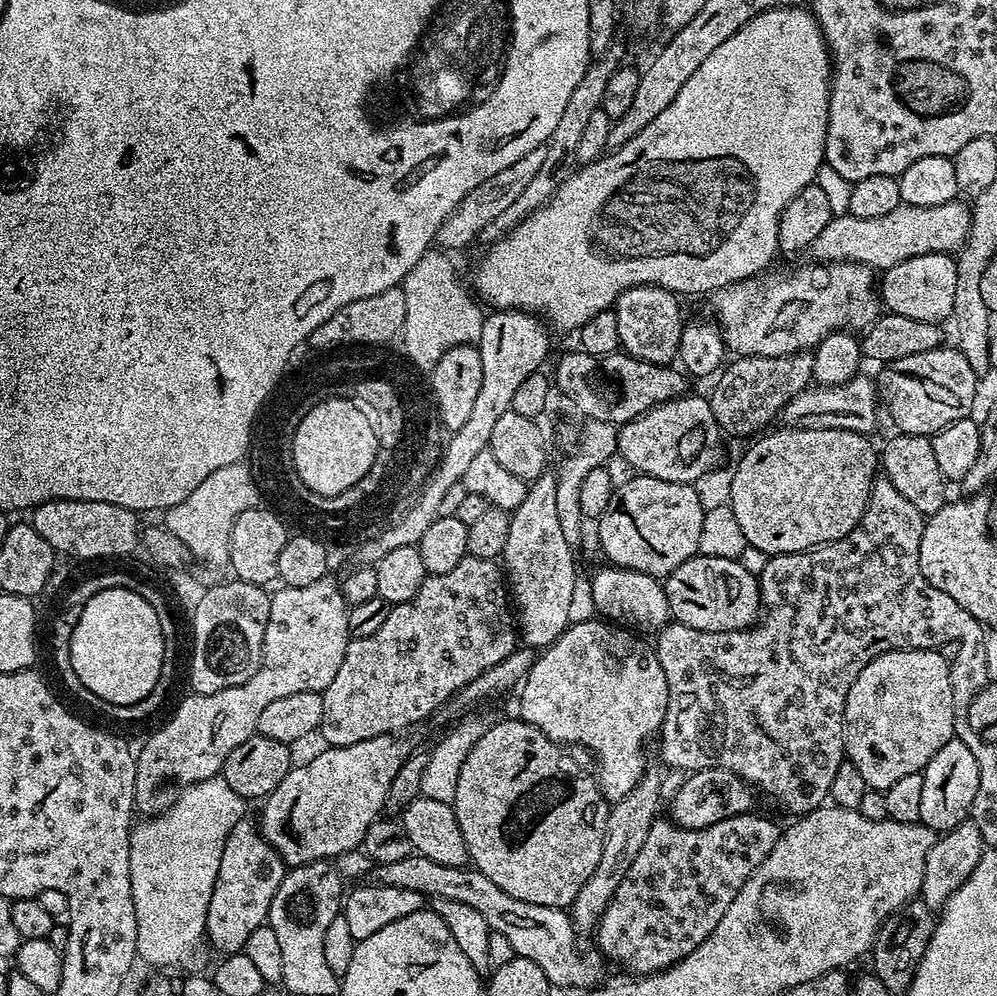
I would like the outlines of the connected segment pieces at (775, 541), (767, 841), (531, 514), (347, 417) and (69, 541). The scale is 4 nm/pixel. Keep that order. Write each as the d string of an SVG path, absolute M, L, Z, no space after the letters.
M780 426L777 432L771 432L749 443L753 444L737 462L728 488L726 500L745 535L746 544L764 551L768 557L781 556L806 552L850 534L866 510L872 483L878 479L877 445L872 445L865 433L841 428Z
M756 815L726 818L705 828L680 828L671 819L657 818L650 826L650 834L646 834L642 850L638 850L638 858L634 858L634 866L630 866L626 878L622 878L610 906L596 926L595 947L605 961L612 963L613 960L628 971L625 973L639 978L672 967L702 946L714 926L722 922L722 914L730 910L730 902L738 898L738 890L746 886L746 878L762 866L766 854L770 854L778 842L781 829L776 828L774 821Z
M552 468L529 483L526 498L510 514L510 533L502 557L521 643L534 650L542 650L551 645L568 627L570 600L572 600L572 590L578 575L578 570L574 568L573 547L566 542L557 515L556 484L557 474Z
M324 398L298 425L293 438L293 464L298 478L319 495L334 496L353 487L374 462L378 449L366 414L349 400Z
M51 500L45 504L40 504L38 507L31 509L30 523L34 530L38 530L38 534L42 534L42 538L46 538L46 542L50 542L53 552L59 554L61 557L73 556L76 560L104 560L107 556L128 556L137 547L142 544L142 524L139 524L137 513L132 512L128 508L122 506L114 506L110 502L90 502L89 500Z

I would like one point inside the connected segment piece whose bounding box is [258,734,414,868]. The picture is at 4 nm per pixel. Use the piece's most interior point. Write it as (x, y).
(322, 808)

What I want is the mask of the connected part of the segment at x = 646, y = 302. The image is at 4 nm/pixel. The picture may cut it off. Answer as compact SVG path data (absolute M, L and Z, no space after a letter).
M643 284L622 293L614 305L620 348L642 362L671 365L680 351L686 323L686 316L680 313L680 304L676 300L679 300L677 293L655 288L652 284Z

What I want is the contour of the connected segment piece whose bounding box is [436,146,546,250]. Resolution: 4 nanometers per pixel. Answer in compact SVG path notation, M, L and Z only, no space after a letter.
M541 146L530 150L530 154L518 158L518 162L514 162L514 166L506 166L506 170L498 170L498 174L494 174L494 178L490 178L479 184L474 190L470 190L470 194L466 194L466 198L462 198L460 207L449 214L446 222L442 222L436 235L439 247L444 250L464 248L475 236L479 237L484 228L490 226L490 222L494 222L494 218L498 218L498 214L502 214L502 210L507 210L521 196L526 182L530 182L530 178L534 178L534 174L538 174L542 161L545 159L546 147Z

